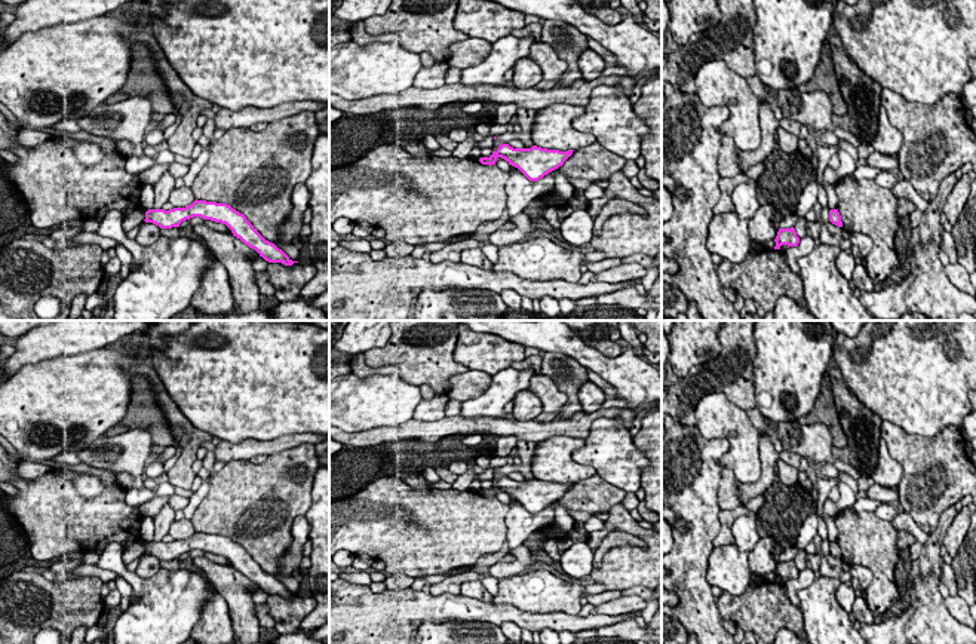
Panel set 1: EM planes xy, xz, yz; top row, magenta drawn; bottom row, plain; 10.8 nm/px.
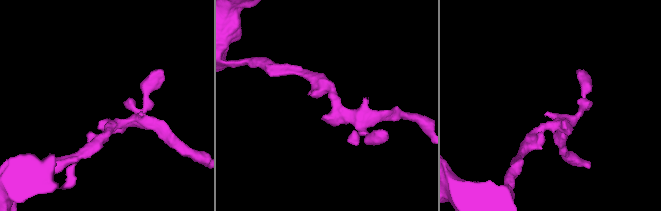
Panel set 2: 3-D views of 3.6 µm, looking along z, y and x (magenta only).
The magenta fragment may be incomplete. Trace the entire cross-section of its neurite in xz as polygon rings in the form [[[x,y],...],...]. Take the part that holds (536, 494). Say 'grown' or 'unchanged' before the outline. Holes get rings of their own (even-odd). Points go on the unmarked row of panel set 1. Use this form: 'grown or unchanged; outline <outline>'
unchanged; outline [[[500,476],[489,490],[481,490],[479,494],[491,499],[501,490],[509,497],[518,500],[530,513],[538,513],[549,505],[562,499],[573,484],[574,482],[547,482],[537,478],[531,481],[513,481],[509,476]]]

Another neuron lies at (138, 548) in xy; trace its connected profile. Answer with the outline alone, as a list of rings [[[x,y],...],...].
[[[138,540],[131,548],[125,548],[122,555],[123,564],[128,565],[133,559],[141,558],[145,552],[145,545],[147,542]]]

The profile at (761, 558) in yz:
[[[764,536],[749,552],[751,573],[765,576],[776,571],[779,561],[773,555],[774,540],[770,536]]]

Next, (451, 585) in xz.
[[[467,570],[467,571],[449,576],[439,583],[430,585],[430,594],[435,597],[439,597],[444,594],[460,595],[461,585],[464,582],[482,580],[484,577],[487,576]]]

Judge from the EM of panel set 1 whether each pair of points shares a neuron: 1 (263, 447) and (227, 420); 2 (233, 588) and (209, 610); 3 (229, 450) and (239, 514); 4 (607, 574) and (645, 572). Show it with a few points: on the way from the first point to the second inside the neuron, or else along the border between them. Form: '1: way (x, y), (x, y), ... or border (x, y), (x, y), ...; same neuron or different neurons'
1: border (287, 434), (238, 442), (220, 439); different neurons
2: border (218, 594), (227, 604), (233, 628); different neurons
3: border (249, 459), (232, 459), (226, 463); different neurons
4: way (616, 573), (637, 572); same neuron

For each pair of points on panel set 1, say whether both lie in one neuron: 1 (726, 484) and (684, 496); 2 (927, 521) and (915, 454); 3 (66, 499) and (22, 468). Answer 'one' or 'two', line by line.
1: two
2: one
3: two

